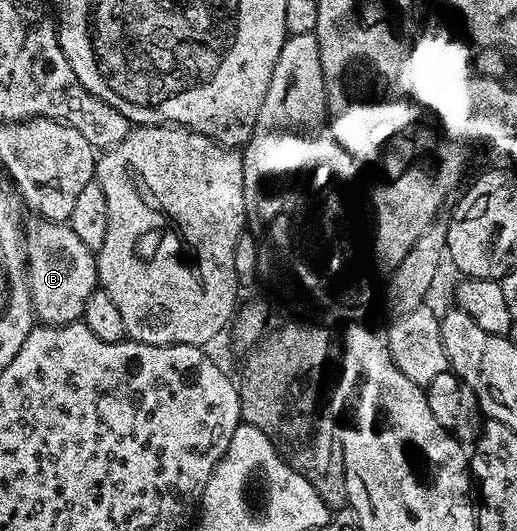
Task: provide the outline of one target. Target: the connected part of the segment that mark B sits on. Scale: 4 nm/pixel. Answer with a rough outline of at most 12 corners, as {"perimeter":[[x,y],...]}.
{"perimeter":[[67,222],[22,235],[33,316],[83,320],[95,254]]}

